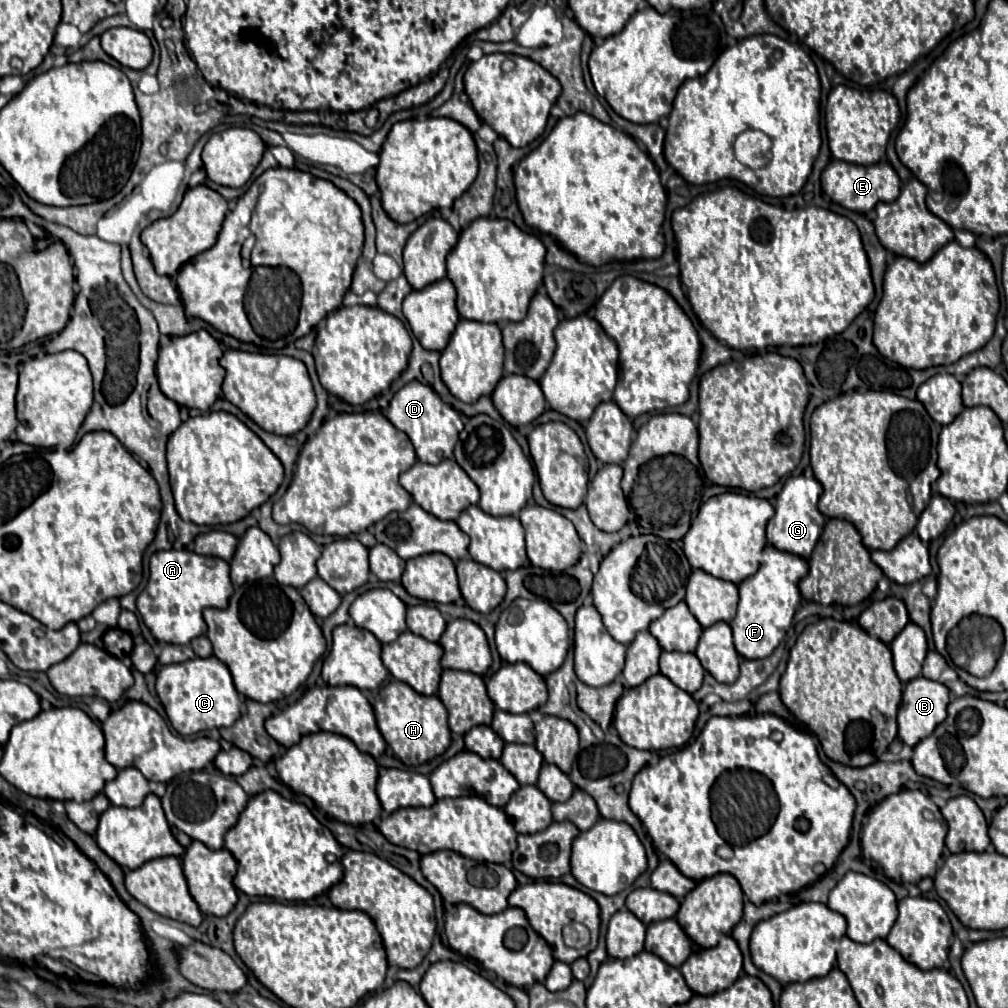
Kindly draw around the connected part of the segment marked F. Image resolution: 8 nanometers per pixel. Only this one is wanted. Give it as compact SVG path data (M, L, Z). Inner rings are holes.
M774 546L764 548L764 560L758 572L738 584L740 602L738 614L730 622L734 632L734 646L744 658L768 658L792 626L794 612L800 604L798 582L808 574L808 562L796 554L782 552Z

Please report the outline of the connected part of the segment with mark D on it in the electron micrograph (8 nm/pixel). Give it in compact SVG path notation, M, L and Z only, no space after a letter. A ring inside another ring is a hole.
M418 380L408 382L406 386L402 386L394 398L388 404L388 412L386 418L402 432L408 434L410 442L416 448L416 456L420 462L428 462L428 464L438 464L446 458L452 458L452 450L454 444L458 440L458 435L464 429L461 414L454 410L452 406L444 404L442 398L438 396L438 392L428 386L422 384Z

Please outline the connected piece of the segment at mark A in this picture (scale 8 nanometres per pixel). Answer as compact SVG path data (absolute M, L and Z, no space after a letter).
M160 550L150 558L148 586L136 600L138 612L156 640L170 644L188 644L206 632L202 610L208 606L226 608L232 594L230 566L222 558L200 556L192 550Z

